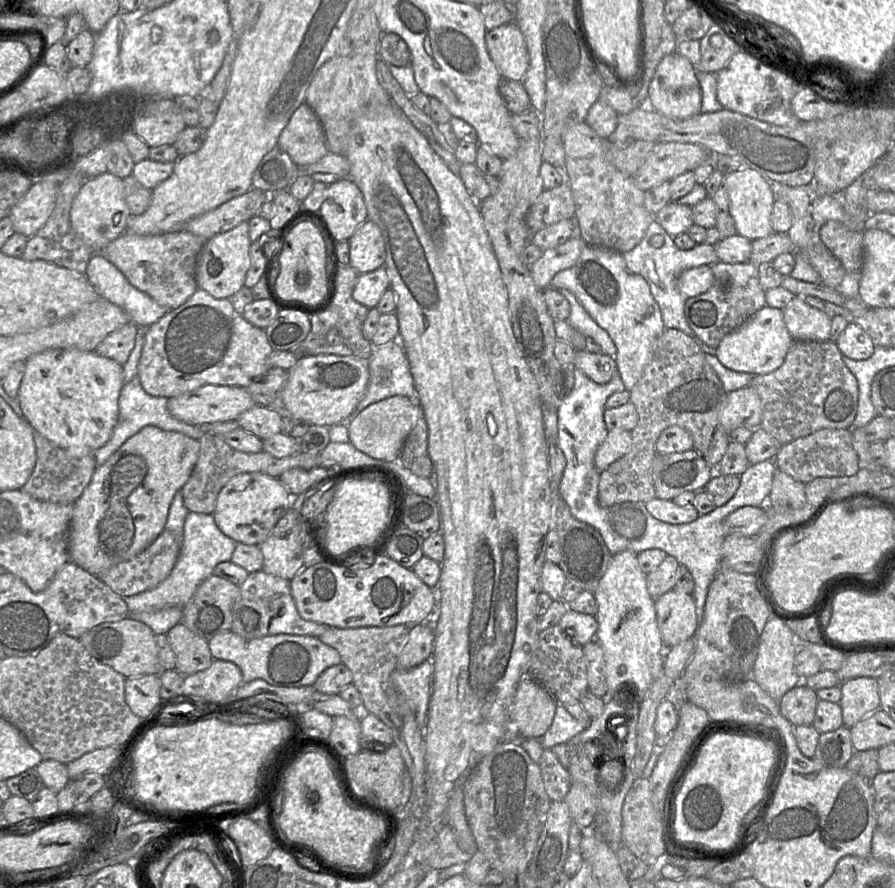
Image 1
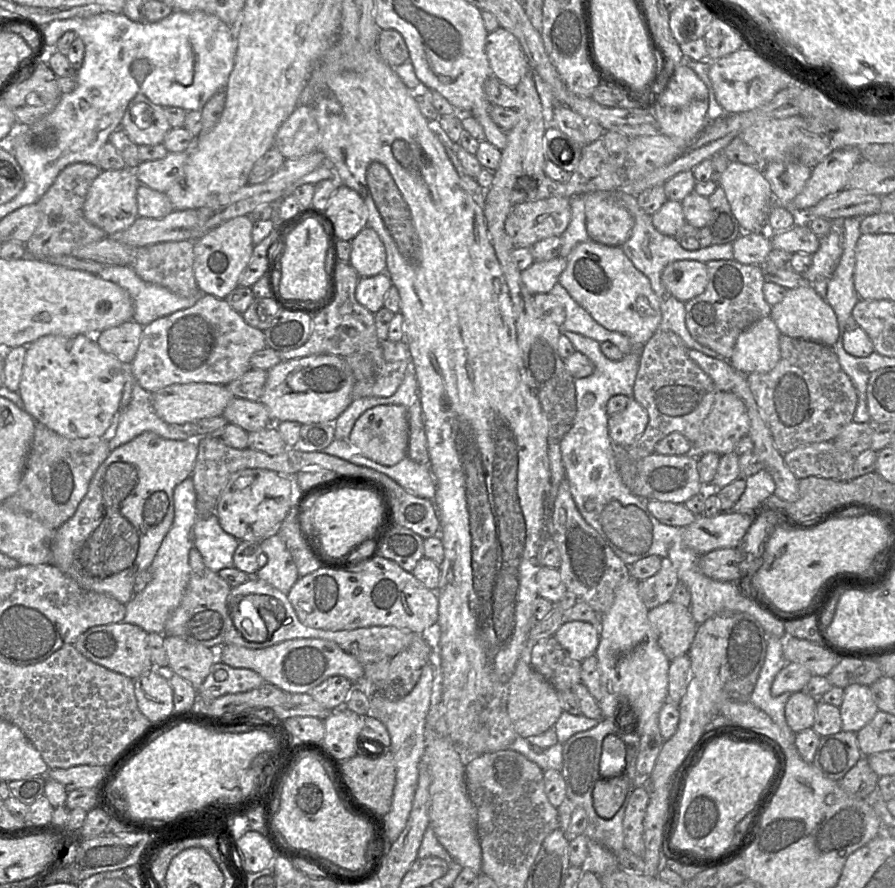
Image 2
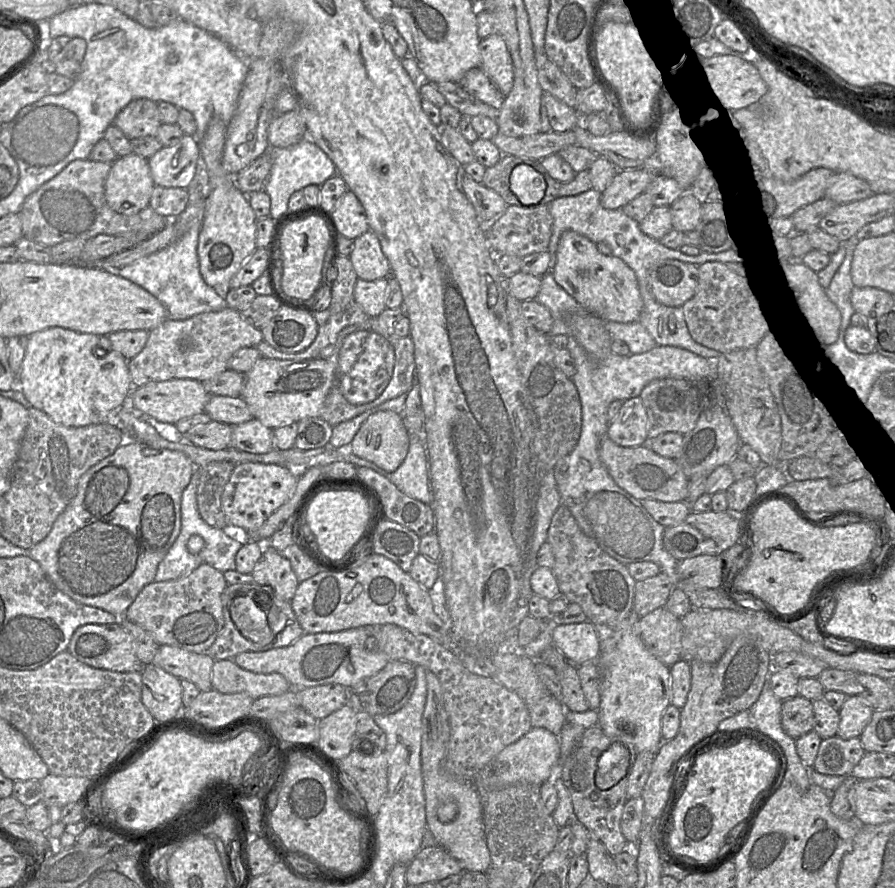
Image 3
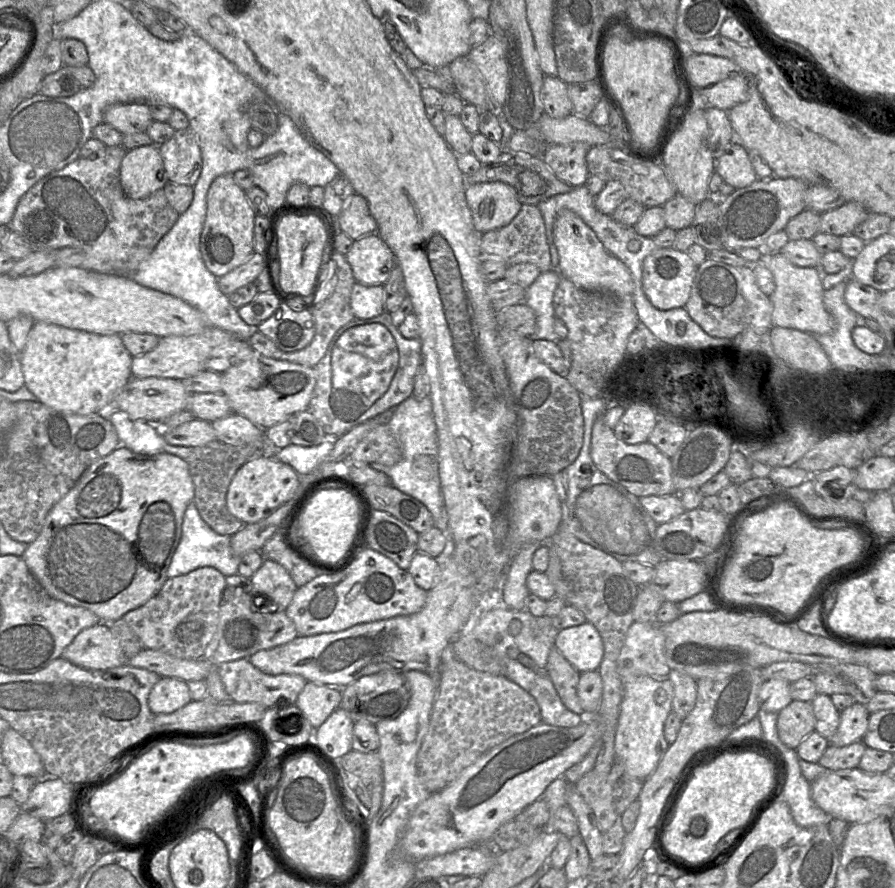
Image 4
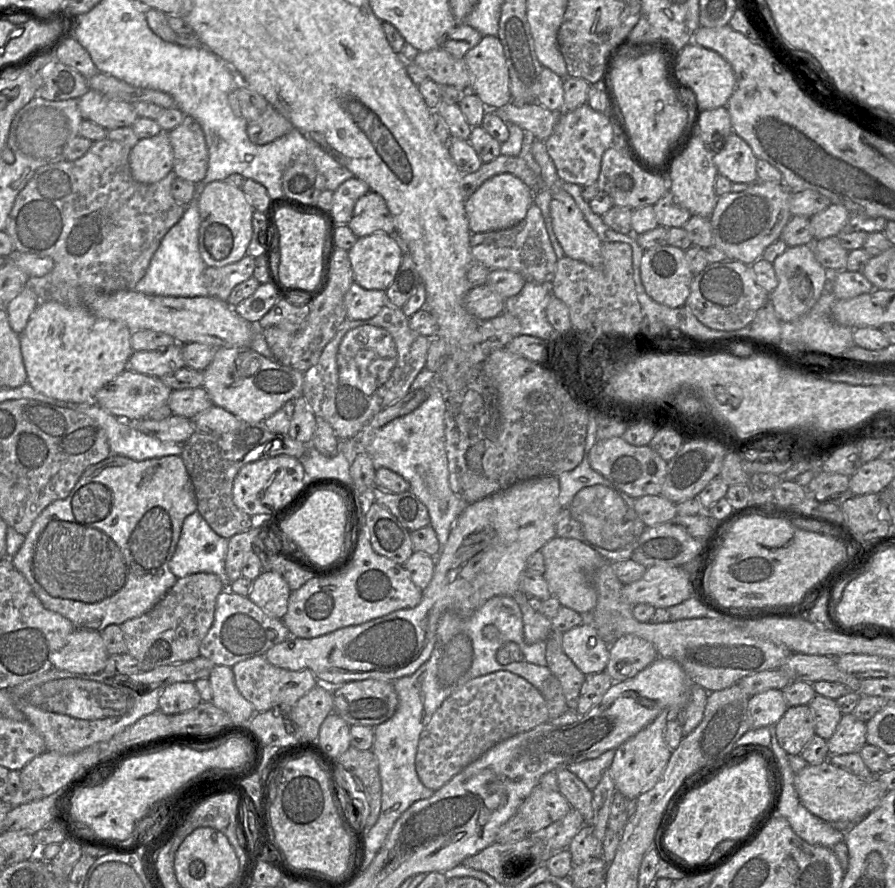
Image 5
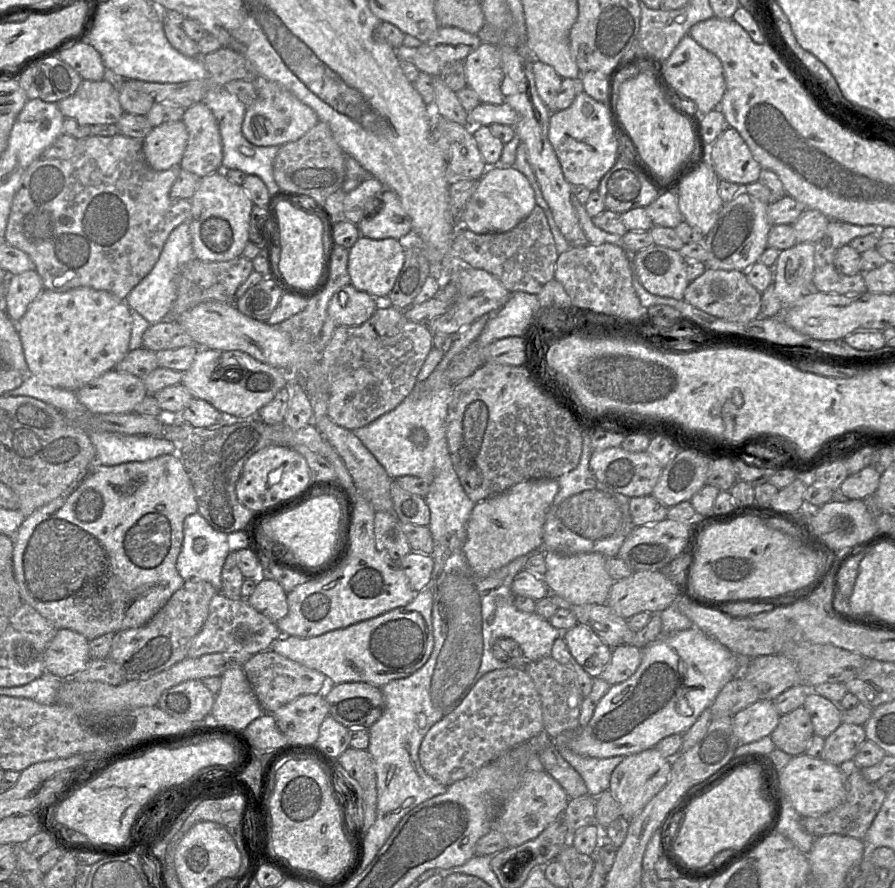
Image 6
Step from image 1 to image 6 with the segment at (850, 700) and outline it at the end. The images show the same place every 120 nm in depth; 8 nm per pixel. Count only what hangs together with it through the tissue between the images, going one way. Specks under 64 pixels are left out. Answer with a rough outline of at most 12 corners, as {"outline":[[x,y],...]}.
{"outline":[[842,723],[825,739],[823,759],[853,760],[866,739],[864,726]]}

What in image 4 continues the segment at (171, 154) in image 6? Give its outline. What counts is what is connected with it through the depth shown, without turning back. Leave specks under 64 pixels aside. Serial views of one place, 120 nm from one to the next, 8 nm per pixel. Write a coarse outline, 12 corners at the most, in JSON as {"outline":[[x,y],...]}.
{"outline":[[159,146],[128,150],[119,172],[131,199],[168,183]]}

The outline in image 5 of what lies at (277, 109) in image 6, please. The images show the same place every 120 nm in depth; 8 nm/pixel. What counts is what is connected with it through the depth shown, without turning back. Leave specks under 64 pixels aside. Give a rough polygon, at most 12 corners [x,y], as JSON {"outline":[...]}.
{"outline":[[270,104],[247,124],[249,139],[264,145],[294,126]]}

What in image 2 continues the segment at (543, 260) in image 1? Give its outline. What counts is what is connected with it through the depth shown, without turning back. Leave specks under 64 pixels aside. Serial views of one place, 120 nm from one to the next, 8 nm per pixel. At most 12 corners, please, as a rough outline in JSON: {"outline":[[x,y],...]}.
{"outline":[[567,258],[535,261],[521,272],[533,295],[550,293]]}

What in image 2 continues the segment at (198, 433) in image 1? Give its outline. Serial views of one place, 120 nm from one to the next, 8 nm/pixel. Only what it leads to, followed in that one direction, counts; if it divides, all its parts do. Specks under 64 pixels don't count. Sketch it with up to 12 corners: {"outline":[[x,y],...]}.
{"outline":[[136,383],[130,403],[119,411],[110,450],[143,432],[186,440],[183,426],[157,415],[152,393]]}

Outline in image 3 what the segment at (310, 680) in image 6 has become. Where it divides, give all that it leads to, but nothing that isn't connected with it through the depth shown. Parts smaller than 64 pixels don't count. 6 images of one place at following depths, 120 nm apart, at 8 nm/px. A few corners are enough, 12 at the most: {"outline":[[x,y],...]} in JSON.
{"outline":[[214,661],[211,687],[254,700],[294,689],[279,673]]}

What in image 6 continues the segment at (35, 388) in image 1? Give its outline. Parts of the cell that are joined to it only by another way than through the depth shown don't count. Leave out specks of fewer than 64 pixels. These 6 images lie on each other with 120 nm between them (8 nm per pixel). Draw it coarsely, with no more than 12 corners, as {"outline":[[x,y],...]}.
{"outline":[[44,289],[17,323],[30,375],[73,392],[115,369],[125,301]]}

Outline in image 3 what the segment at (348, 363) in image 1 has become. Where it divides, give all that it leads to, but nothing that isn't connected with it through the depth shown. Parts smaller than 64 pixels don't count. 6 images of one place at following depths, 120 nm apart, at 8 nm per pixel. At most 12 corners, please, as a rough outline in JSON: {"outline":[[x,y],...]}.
{"outline":[[261,357],[240,397],[275,429],[320,417],[326,358]]}

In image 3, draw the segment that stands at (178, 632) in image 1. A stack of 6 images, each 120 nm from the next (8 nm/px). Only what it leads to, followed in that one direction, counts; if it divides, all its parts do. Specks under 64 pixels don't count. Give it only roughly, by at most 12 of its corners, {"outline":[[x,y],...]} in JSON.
{"outline":[[161,645],[152,664],[200,692],[212,690],[207,653]]}

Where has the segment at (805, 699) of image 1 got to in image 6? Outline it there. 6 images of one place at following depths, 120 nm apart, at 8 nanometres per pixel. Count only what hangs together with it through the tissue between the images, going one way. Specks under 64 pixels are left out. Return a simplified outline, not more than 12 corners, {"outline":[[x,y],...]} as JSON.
{"outline":[[802,706],[785,715],[771,734],[775,747],[805,754],[814,736]]}

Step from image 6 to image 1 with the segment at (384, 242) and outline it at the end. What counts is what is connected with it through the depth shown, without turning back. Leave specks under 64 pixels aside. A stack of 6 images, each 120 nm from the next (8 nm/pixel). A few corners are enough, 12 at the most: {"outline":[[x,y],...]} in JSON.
{"outline":[[367,219],[349,238],[358,274],[385,265],[382,233]]}

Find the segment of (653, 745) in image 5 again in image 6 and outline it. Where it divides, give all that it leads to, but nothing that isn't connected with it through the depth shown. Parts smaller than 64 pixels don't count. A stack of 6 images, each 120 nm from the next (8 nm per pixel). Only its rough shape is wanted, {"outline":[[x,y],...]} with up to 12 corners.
{"outline":[[656,747],[624,757],[609,790],[630,820],[665,786]]}

